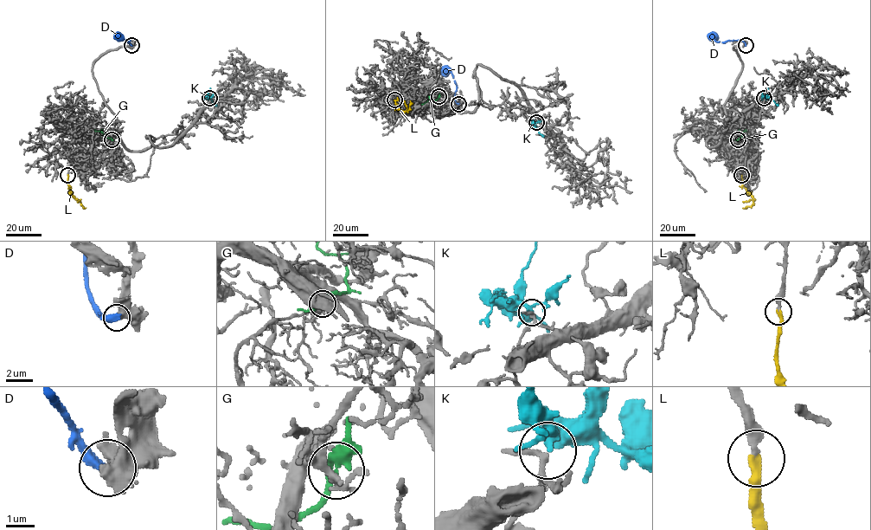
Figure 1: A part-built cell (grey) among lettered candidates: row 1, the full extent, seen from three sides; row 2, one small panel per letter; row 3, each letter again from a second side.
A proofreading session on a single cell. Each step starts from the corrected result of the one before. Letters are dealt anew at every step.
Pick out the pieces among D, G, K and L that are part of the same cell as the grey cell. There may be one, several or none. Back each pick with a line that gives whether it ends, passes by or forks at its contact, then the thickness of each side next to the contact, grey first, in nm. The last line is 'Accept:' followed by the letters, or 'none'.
K: it passes by; calibres 180 and 180 nm
L: it ends; calibres 300 and 280 nm
Accept: K, L

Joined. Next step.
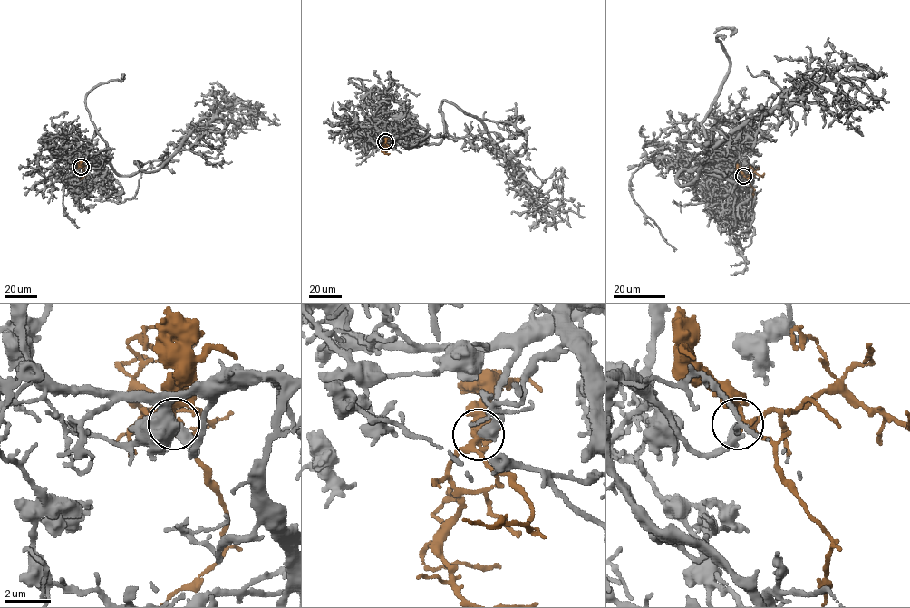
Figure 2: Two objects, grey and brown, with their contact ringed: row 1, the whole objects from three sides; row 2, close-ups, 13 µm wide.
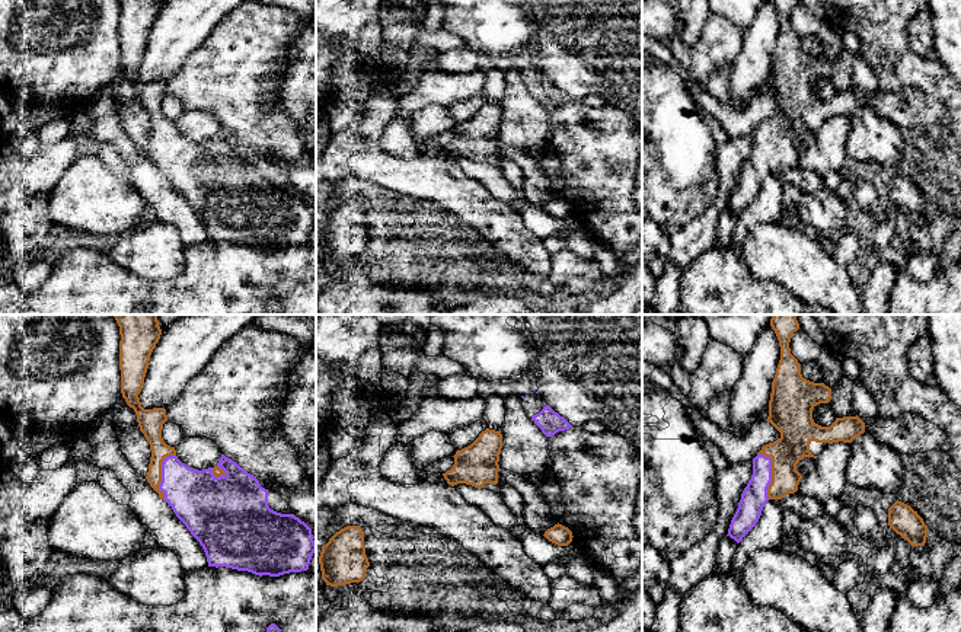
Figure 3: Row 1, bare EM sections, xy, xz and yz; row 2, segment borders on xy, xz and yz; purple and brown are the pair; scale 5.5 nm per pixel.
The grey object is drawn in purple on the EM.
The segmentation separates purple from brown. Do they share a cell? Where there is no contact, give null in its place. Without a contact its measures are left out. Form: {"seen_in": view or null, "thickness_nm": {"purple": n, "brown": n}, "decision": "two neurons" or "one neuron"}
{"seen_in": "xy", "thickness_nm": {"purple": 320, "brown": 100}, "decision": "one neuron"}

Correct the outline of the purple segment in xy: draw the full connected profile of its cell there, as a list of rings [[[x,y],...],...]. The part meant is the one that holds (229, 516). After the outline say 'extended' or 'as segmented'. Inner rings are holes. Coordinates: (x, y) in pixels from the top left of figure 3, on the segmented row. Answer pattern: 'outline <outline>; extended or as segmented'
outline [[[114,315],[119,326],[119,370],[121,393],[127,405],[134,409],[140,431],[150,444],[151,457],[147,482],[167,502],[176,517],[202,546],[208,566],[226,566],[248,571],[255,575],[280,577],[309,569],[316,552],[312,529],[294,514],[281,514],[269,508],[268,489],[262,488],[256,476],[248,473],[236,462],[221,454],[218,463],[208,469],[192,469],[182,463],[175,447],[162,438],[163,424],[167,421],[165,408],[144,409],[140,392],[149,368],[149,361],[162,329],[157,315]]]; extended

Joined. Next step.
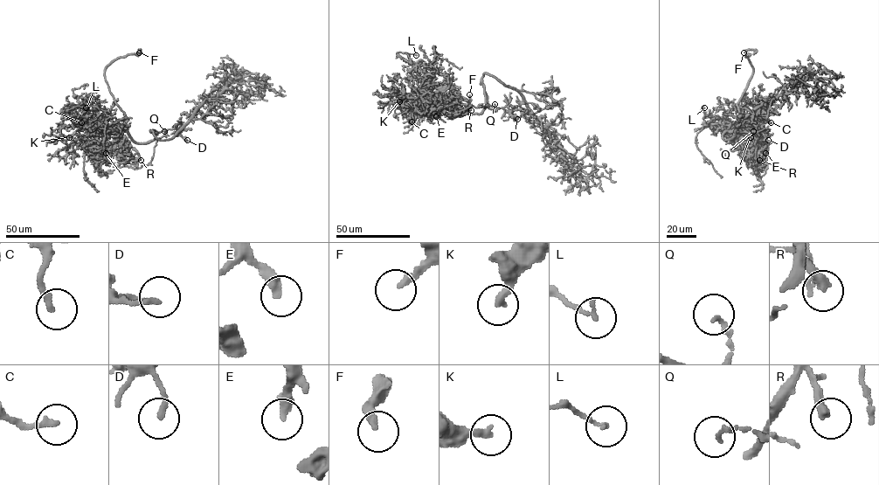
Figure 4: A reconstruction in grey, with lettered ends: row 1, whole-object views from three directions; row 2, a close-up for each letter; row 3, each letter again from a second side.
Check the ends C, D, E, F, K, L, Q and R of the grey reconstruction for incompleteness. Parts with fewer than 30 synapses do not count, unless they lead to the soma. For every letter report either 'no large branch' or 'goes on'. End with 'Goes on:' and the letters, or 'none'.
C: goes on
D: no large branch
E: no large branch
F: goes on
K: goes on
L: no large branch
Q: no large branch
R: goes on
Goes on: C, F, K, R

